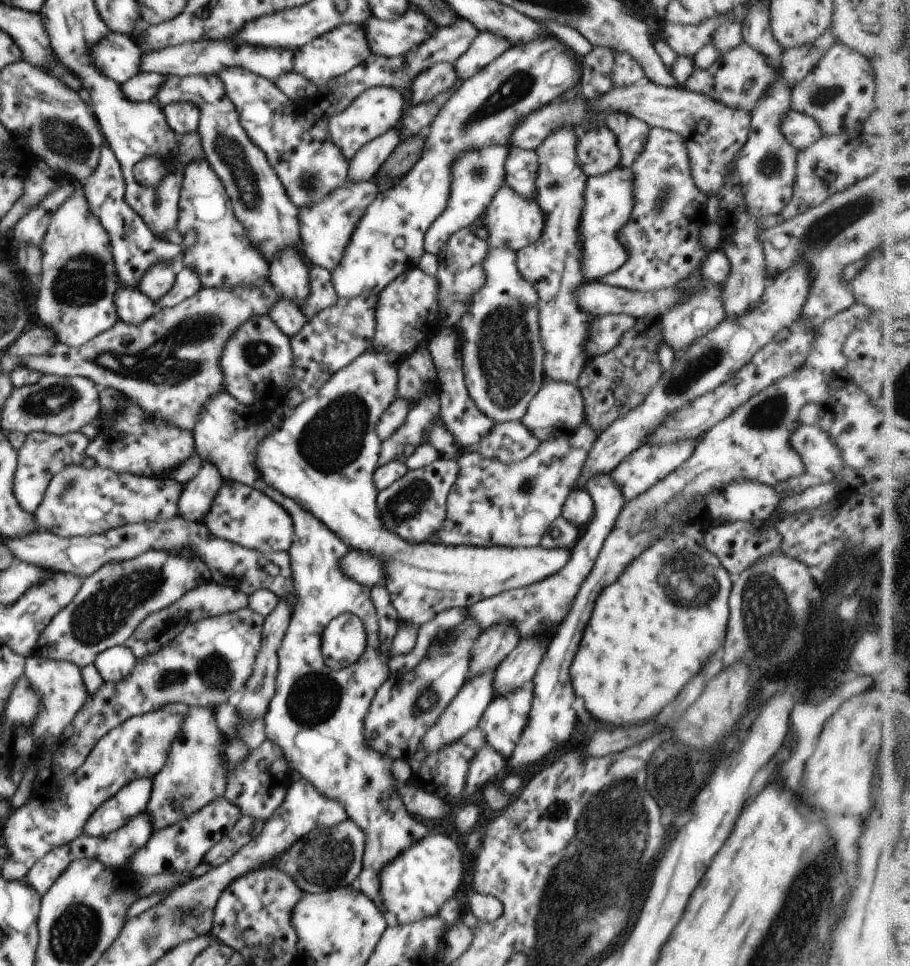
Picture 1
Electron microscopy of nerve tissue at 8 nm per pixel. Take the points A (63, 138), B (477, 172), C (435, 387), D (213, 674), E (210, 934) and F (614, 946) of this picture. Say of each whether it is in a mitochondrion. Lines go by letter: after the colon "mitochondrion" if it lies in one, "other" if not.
A: mitochondrion
B: mitochondrion
C: other
D: mitochondrion
E: other
F: other

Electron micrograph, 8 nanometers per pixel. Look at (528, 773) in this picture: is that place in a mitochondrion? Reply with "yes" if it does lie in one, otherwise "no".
no

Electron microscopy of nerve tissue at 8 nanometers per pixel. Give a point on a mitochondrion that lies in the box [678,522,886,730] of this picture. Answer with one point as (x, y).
(764, 636)

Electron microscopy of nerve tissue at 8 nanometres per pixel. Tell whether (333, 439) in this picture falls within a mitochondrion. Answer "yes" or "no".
yes

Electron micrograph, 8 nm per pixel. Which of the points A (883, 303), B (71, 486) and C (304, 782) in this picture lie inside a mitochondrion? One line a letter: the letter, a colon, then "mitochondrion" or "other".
A: other
B: mitochondrion
C: other

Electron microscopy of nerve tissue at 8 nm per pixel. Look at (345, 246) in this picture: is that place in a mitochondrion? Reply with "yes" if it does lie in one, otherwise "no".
no

